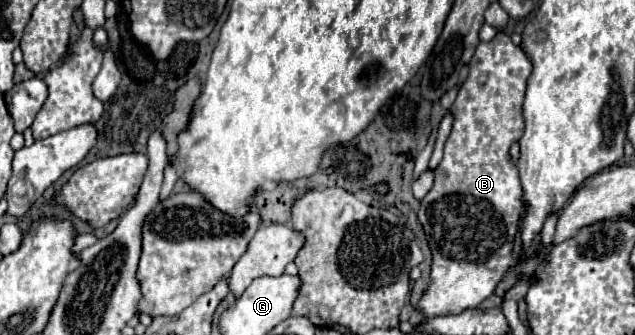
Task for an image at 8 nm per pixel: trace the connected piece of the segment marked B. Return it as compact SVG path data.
M498 33L492 41L478 43L470 61L470 75L460 87L458 97L450 109L454 113L452 133L446 139L444 157L436 167L434 185L422 199L418 211L418 221L424 227L432 251L430 283L418 299L418 309L428 319L440 315L458 315L464 309L478 307L494 293L504 271L514 263L512 249L516 243L518 219L522 211L522 185L516 173L516 165L510 163L508 149L524 133L522 101L530 73L530 57L518 45L514 45L506 33Z

